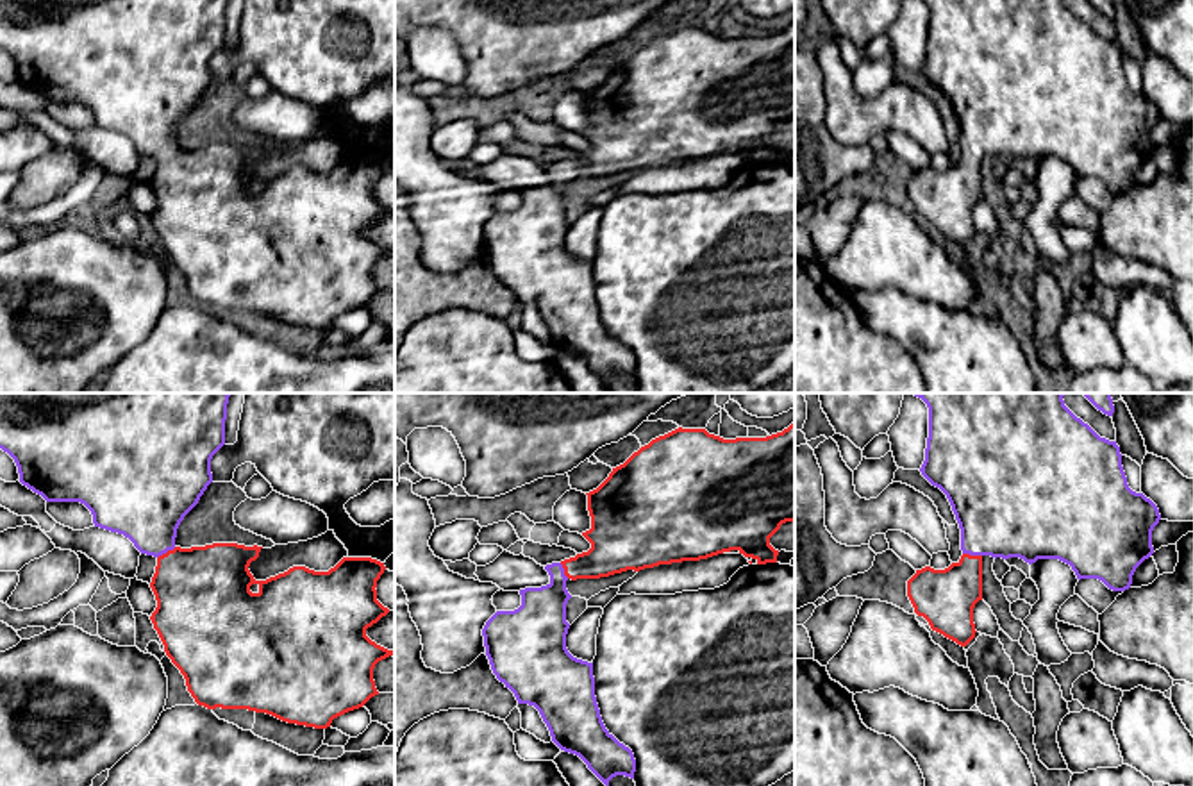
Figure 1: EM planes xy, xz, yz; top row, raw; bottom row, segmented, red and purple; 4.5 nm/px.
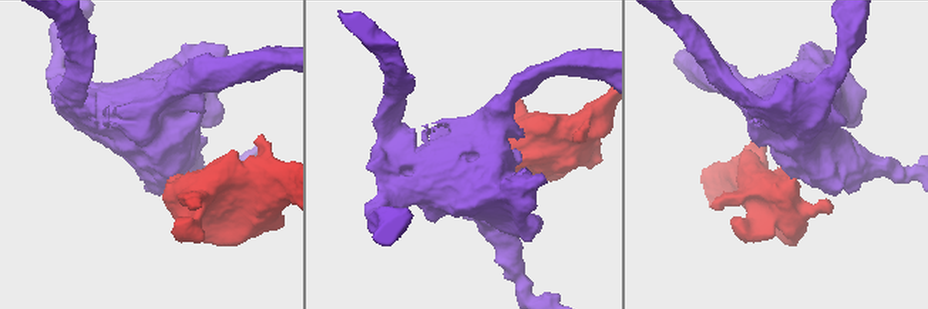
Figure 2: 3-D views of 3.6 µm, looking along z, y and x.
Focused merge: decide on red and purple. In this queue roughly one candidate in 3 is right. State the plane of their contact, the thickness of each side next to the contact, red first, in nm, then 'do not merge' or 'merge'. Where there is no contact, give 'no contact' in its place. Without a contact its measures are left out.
meets red in yz; 260 nm thick on the red side, 420 nm on the other; merge

